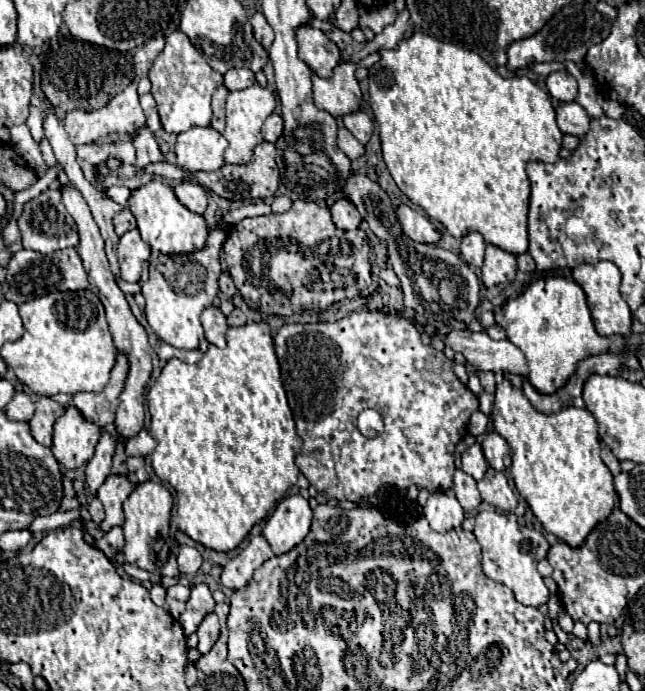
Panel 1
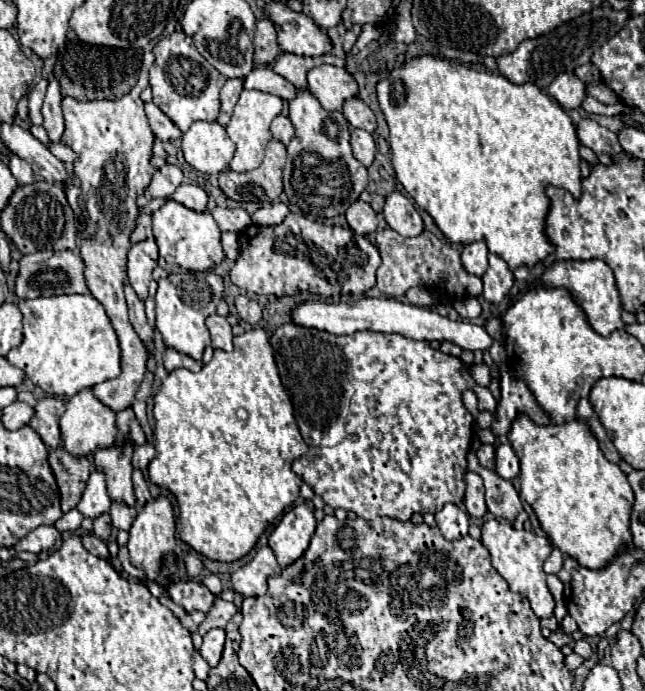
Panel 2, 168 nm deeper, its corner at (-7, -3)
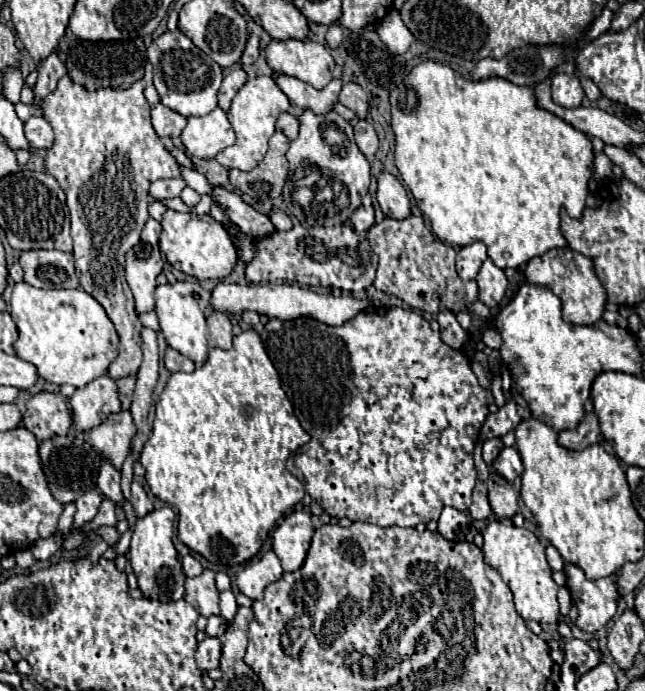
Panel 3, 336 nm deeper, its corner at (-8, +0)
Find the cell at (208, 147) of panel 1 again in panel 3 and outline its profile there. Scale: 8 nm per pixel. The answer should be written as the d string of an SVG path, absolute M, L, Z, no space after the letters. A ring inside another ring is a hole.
M216 107L204 117L190 117L182 131L182 143L190 157L214 159L222 149L234 143L234 131L226 119L226 113Z

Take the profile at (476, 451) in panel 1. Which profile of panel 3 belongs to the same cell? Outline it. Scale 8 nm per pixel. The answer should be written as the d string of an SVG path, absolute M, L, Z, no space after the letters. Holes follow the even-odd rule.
M488 439L488 441L484 441L482 457L484 457L486 465L492 465L492 461L498 457L498 453L500 453L502 447L504 447L504 443L500 439Z

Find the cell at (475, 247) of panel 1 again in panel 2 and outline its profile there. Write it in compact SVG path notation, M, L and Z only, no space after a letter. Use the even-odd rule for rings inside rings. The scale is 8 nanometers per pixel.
M473 242L463 248L461 264L469 274L483 276L483 272L487 270L487 256L489 256L489 250L485 242Z

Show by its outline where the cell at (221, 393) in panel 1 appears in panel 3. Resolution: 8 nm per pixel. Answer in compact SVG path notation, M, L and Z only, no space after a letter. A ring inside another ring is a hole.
M248 329L248 331L242 331L238 337L234 337L234 347L224 351L224 349L210 349L208 353L208 359L204 363L204 367L192 371L192 373L172 373L162 395L160 395L160 401L156 403L156 419L154 419L154 427L152 427L152 435L148 439L148 443L144 445L142 449L142 455L140 455L140 463L144 465L146 469L146 483L150 487L150 491L166 501L166 503L172 503L176 509L178 509L178 539L188 545L192 551L200 553L202 557L206 557L208 561L212 563L220 563L220 565L238 565L238 563L244 563L248 559L252 559L264 539L268 537L270 529L276 525L276 521L280 517L284 517L298 501L302 501L304 497L304 487L302 483L286 471L286 459L304 443L310 441L310 435L300 427L296 415L294 415L294 407L292 403L288 401L282 385L280 385L280 377L262 345L262 339L260 335L254 331L254 329Z

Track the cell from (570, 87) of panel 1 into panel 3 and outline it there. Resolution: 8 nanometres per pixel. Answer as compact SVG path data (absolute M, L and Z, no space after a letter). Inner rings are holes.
M556 73L552 77L552 99L562 107L580 107L584 99L584 89L576 73Z

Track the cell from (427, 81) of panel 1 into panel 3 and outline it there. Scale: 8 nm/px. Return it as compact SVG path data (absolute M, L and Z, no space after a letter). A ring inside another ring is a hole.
M428 59L428 61L422 61L420 65L416 65L406 75L406 79L390 91L390 105L392 105L392 129L396 135L396 157L394 157L396 167L400 171L400 177L406 183L406 187L412 191L418 209L430 219L432 231L440 241L444 241L448 245L458 245L458 247L470 245L474 241L482 241L488 247L488 257L500 269L508 269L508 267L518 269L518 267L526 265L530 259L542 257L550 249L566 247L566 239L560 233L560 207L568 205L570 217L582 215L582 209L586 207L586 197L588 197L588 181L592 177L594 151L592 151L592 143L588 141L588 137L582 131L574 129L564 119L556 117L554 113L538 107L534 89L530 89L526 85L514 85L512 81L502 79L502 77L490 77L490 79L480 79L480 81L464 79L452 67Z

